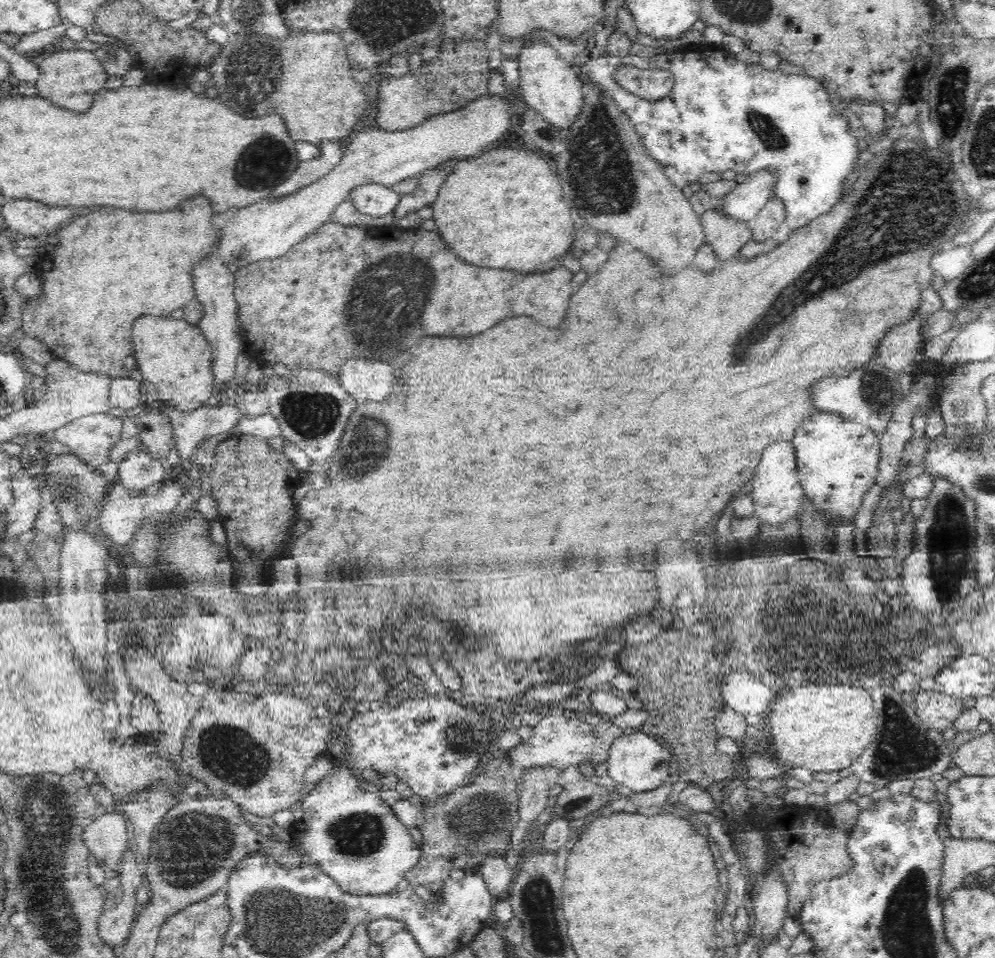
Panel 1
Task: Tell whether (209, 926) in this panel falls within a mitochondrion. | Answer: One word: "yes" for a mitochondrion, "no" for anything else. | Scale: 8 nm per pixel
no

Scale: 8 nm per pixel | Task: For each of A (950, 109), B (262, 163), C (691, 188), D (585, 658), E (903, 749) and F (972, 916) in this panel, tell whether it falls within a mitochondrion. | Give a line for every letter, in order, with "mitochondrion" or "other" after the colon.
A: mitochondrion
B: mitochondrion
C: other
D: other
E: mitochondrion
F: other

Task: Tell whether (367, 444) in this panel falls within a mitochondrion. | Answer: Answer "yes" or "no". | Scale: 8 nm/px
yes

